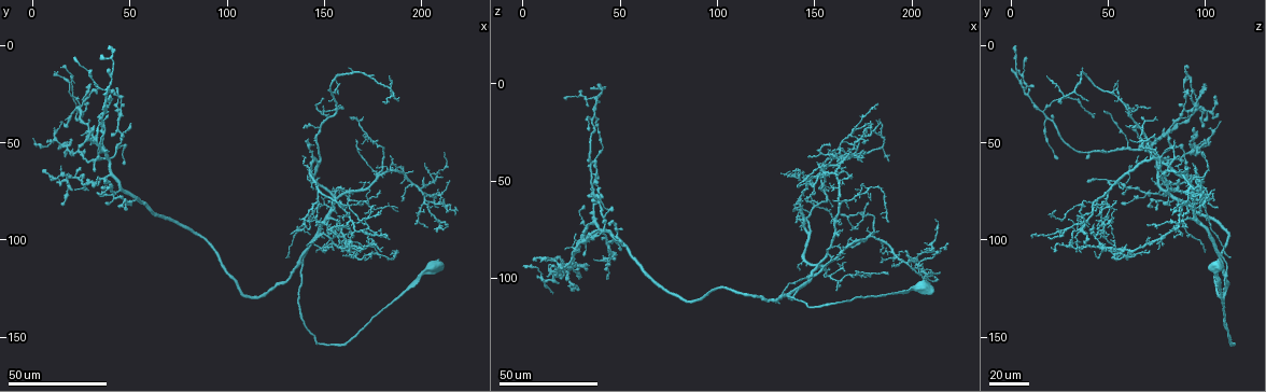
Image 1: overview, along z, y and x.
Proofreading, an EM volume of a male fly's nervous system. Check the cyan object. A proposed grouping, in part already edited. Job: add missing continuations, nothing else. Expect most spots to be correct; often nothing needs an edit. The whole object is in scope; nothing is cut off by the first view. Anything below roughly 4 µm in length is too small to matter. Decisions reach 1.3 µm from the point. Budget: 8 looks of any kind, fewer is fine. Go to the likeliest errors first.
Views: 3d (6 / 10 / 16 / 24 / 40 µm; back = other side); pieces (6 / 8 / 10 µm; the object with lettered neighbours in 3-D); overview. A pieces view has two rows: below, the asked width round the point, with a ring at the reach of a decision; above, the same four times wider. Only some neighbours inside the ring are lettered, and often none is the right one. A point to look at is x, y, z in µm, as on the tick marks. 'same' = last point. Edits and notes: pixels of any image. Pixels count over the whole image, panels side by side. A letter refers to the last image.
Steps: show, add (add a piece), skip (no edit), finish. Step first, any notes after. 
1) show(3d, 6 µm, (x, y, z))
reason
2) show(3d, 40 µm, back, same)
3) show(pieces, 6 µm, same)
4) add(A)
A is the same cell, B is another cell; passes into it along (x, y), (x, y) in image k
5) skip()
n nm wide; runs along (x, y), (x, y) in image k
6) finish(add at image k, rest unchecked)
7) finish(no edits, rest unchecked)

show(3d, 40 µm, (161, 83, 107))
tapers out

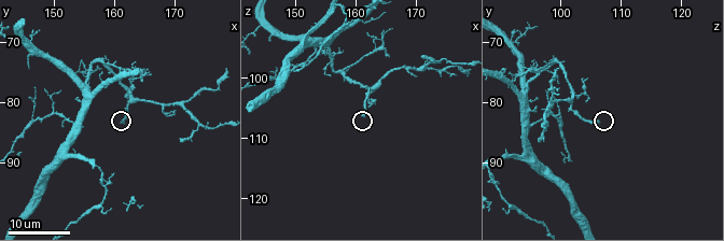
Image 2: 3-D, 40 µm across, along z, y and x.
show(pieces, 8 µm, (161.0, 83.0, 106.0))

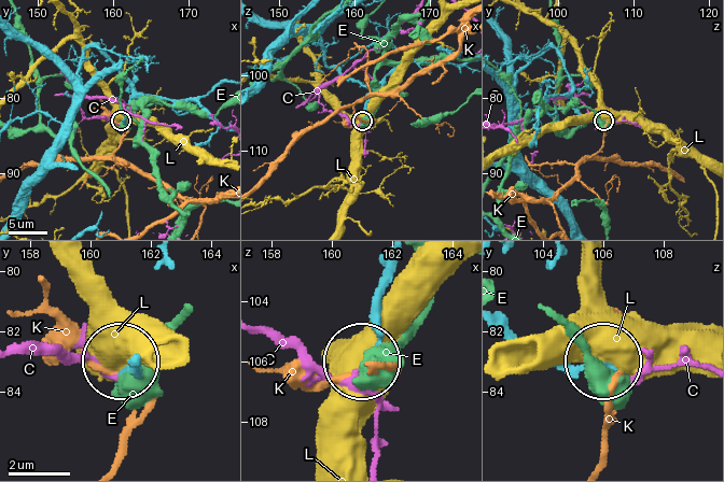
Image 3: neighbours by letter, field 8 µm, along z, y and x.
skip()
C, E, K and L are other cells; none of them fits

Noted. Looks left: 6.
show(3d, 24 µm, (214, 70, 97))
long arm stops here

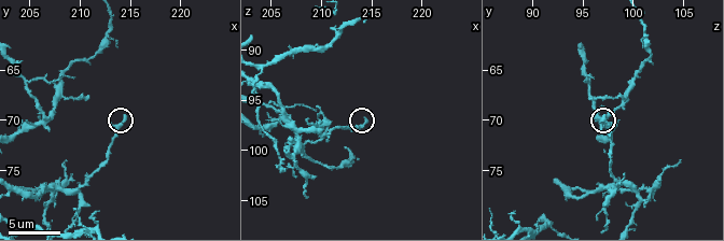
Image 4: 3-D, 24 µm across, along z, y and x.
show(pieces, 10 µm, (214.6, 69.4, 97.2))
what lies round it

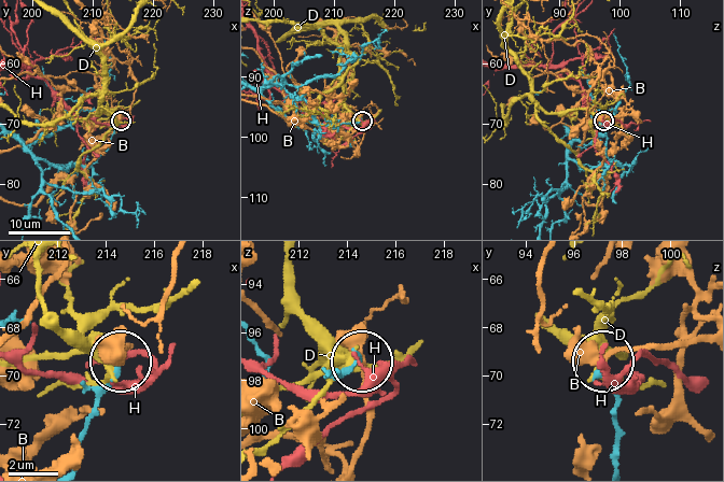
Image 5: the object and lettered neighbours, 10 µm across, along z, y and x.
skip()
B, D and H are other cells; no lettered piece goes on from it

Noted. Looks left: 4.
show(3d, 24 µm, (178, 49, 61))
tapers out

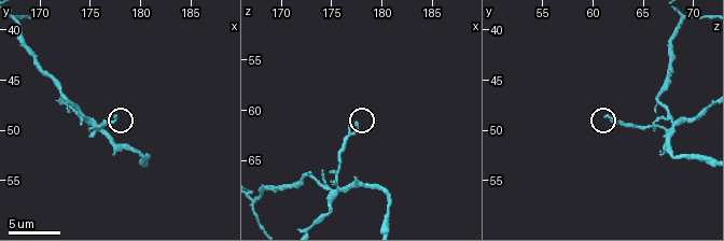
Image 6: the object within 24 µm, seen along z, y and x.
show(pieces, 10 µm, (177.4, 48.4, 61.2))

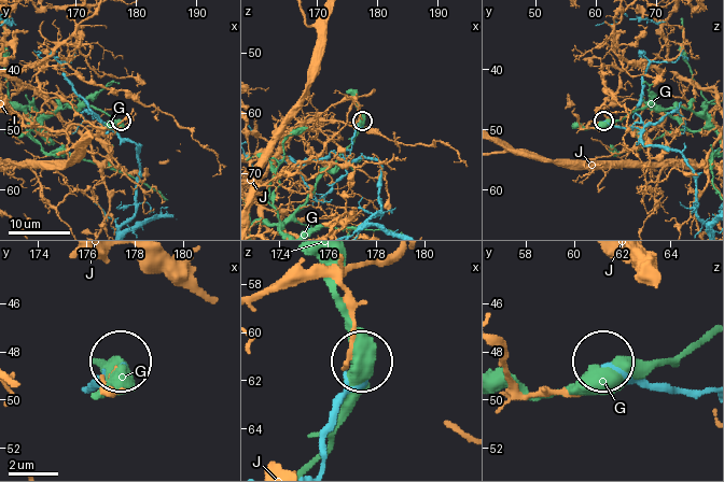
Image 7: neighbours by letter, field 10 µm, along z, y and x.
skip()
G and J are other cells; runs along (705, 388), (655, 388), (608, 366) in image 7; none of them fits

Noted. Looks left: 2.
show(3d, 24 µm, (140, 62, 62))
branch stops here

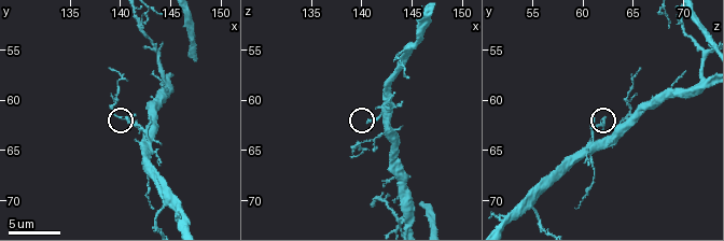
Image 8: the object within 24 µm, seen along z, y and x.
show(pieces, 10 µm, (140.6, 61.8, 62.2))

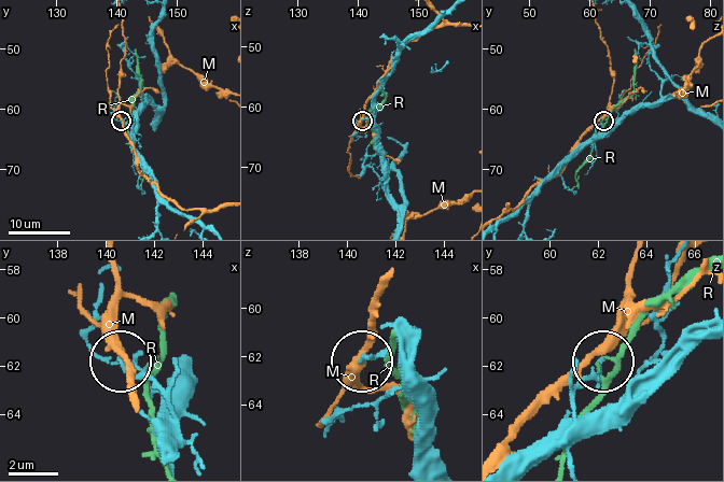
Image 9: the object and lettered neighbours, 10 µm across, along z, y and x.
skip()
M and R are other cells; no lettered piece goes on from it

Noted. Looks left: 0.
finish(no edits, rest unchecked)

